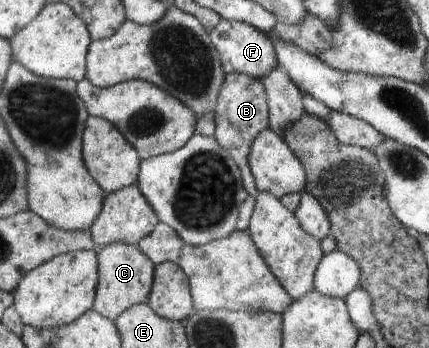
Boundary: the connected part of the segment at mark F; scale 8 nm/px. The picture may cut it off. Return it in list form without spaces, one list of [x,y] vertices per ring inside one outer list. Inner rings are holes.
[[[221,19],[210,35],[214,46],[218,49],[226,75],[244,73],[255,79],[265,79],[280,66],[280,61],[270,36],[265,32],[260,32],[252,25],[240,21]]]

